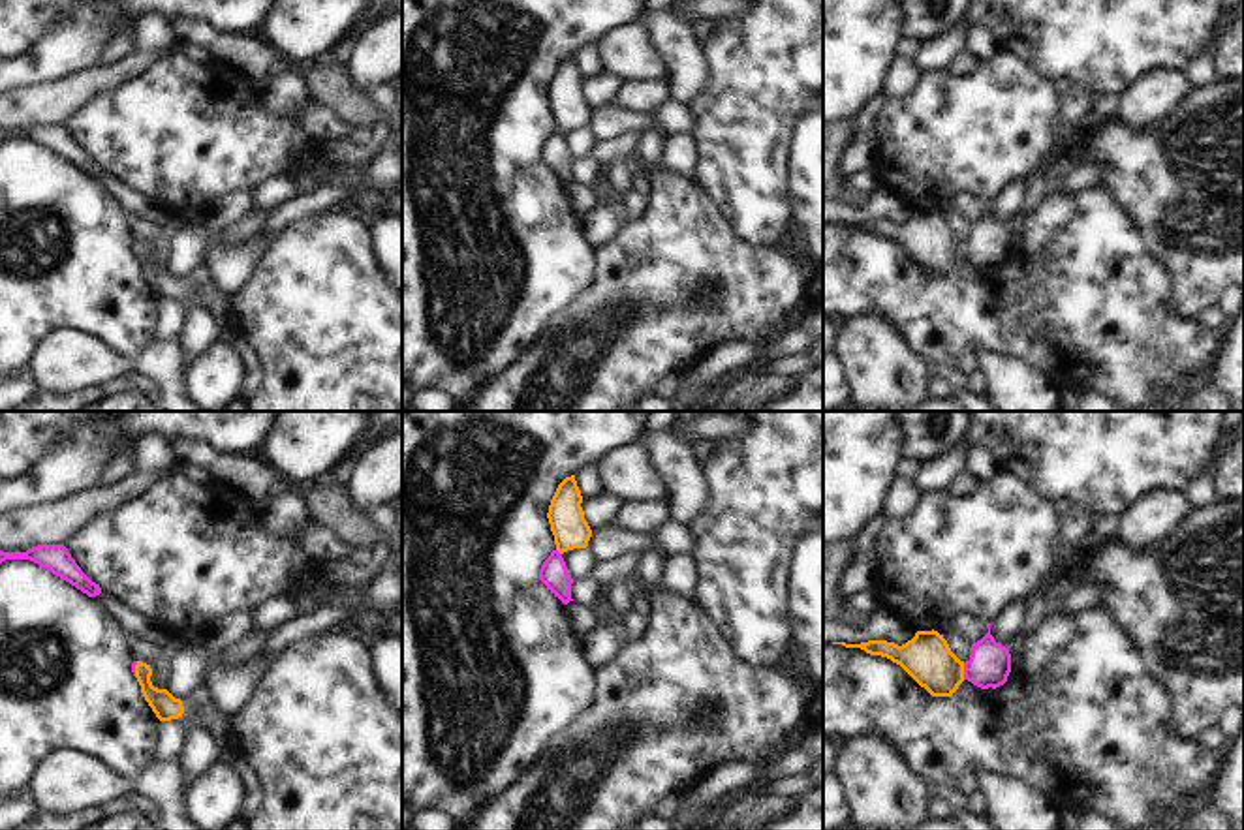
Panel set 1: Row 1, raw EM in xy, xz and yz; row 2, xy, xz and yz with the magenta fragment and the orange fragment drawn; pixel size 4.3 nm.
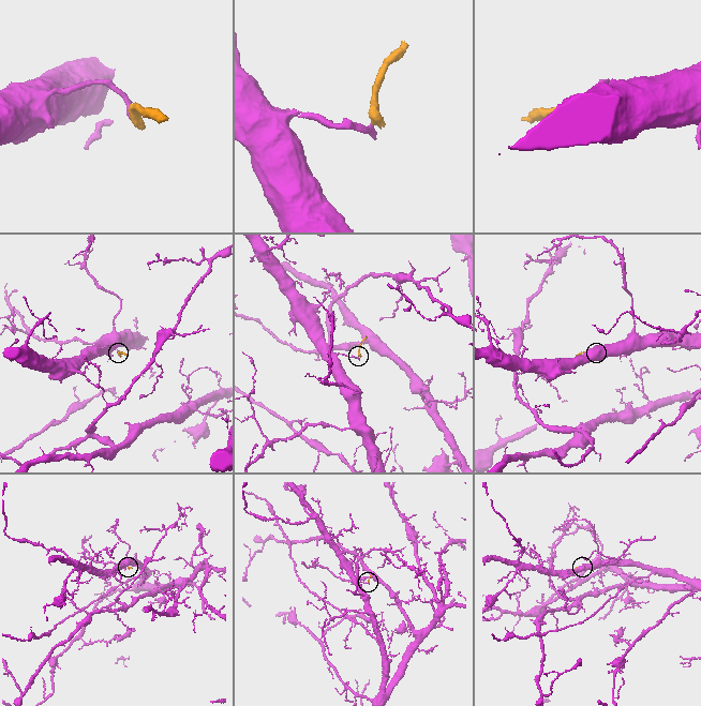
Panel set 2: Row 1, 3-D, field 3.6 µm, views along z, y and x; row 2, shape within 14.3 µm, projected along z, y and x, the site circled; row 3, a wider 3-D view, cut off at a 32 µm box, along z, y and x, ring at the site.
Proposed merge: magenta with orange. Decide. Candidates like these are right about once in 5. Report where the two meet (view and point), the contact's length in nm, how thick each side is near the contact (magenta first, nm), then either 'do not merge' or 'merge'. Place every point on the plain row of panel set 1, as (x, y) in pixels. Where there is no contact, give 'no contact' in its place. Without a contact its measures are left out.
contact yz (964, 250); length 70 nm; calibres 180 and 220 nm; merge

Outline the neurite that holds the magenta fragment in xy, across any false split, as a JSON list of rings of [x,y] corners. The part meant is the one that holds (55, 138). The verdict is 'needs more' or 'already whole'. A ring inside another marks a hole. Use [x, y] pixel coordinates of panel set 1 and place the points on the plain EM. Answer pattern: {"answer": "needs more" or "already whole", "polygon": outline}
{"answer": "already whole", "polygon": [[[38,124],[28,128],[26,131],[0,130],[0,143],[6,139],[30,139],[39,146],[49,148],[53,154],[64,158],[88,177],[101,173],[101,167],[81,150],[64,124]]]}

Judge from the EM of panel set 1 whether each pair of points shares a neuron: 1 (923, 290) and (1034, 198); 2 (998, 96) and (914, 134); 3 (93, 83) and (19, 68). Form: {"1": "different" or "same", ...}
{"1": "different", "2": "same", "3": "different"}

